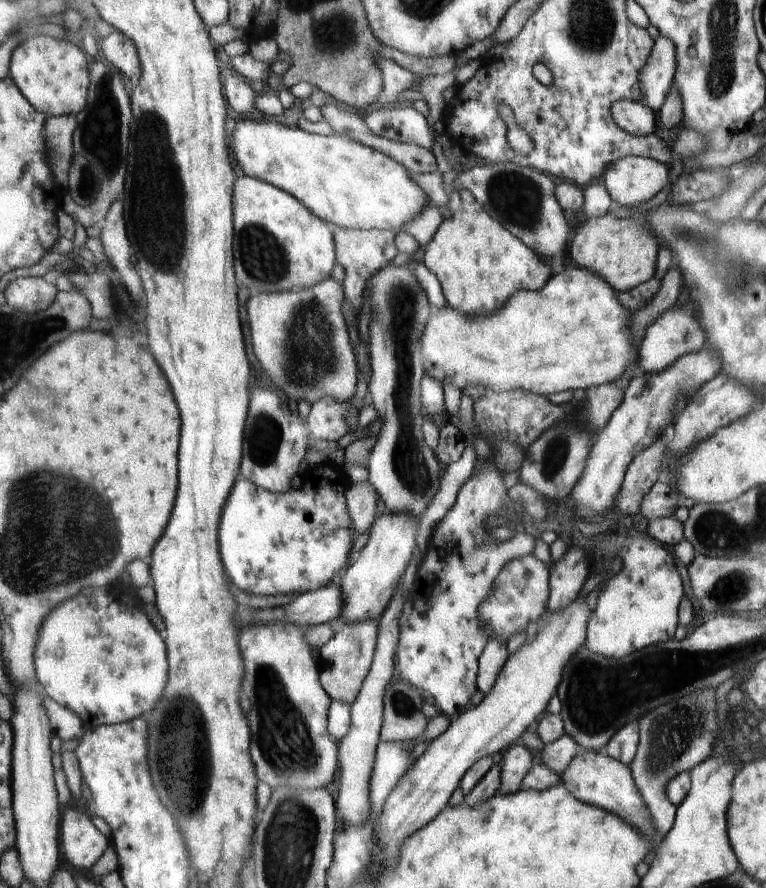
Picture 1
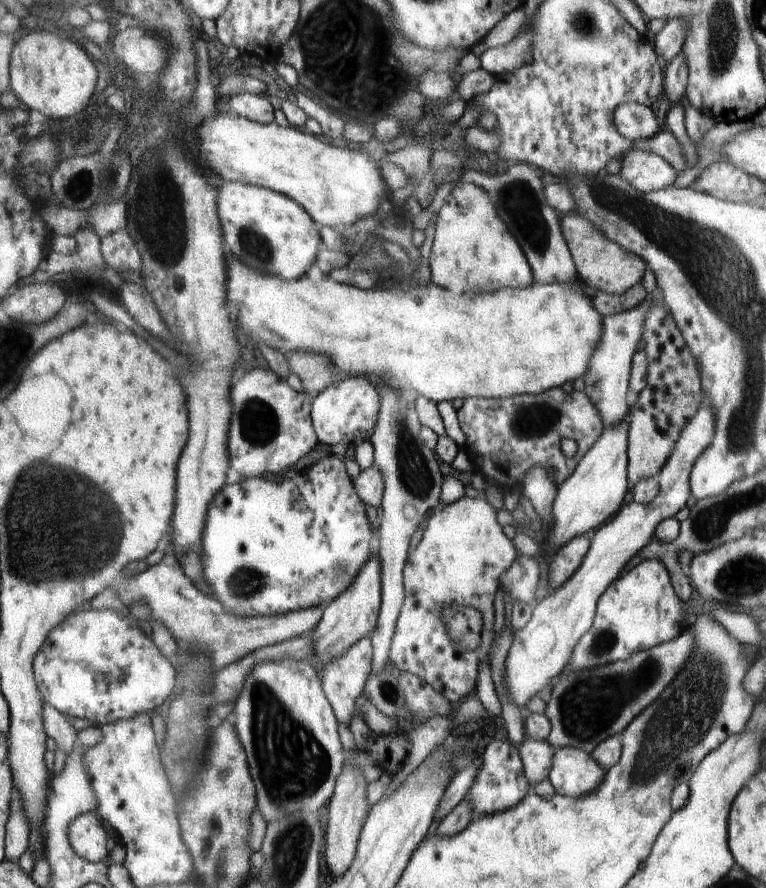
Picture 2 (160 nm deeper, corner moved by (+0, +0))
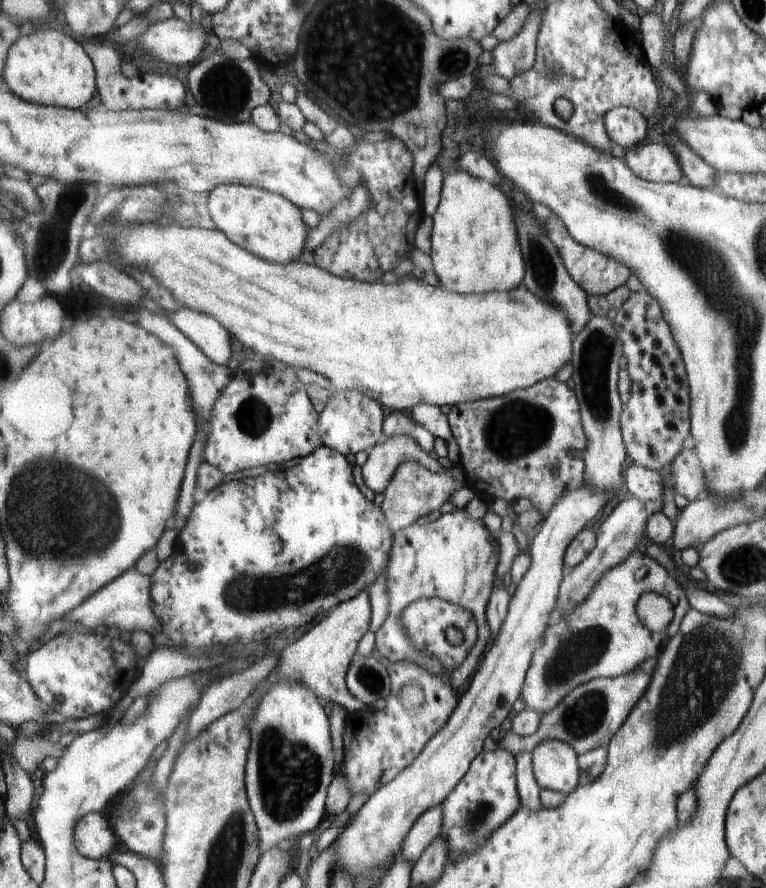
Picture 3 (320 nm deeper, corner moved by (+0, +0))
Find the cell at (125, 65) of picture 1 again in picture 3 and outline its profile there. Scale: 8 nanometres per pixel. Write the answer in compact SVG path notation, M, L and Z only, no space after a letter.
M174 16L152 24L136 43L145 48L145 54L160 62L186 66L192 65L201 56L206 38L202 27Z

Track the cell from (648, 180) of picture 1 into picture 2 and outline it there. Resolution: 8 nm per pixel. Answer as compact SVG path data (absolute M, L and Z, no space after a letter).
M634 149L623 156L619 172L638 191L650 192L672 187L678 172L664 158L652 151Z

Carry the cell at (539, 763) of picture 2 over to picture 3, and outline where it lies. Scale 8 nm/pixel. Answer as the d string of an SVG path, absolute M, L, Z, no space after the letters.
M520 753L515 756L516 759L516 780L518 796L521 808L535 811L542 807L539 798L540 786L536 782L533 773L531 754Z

